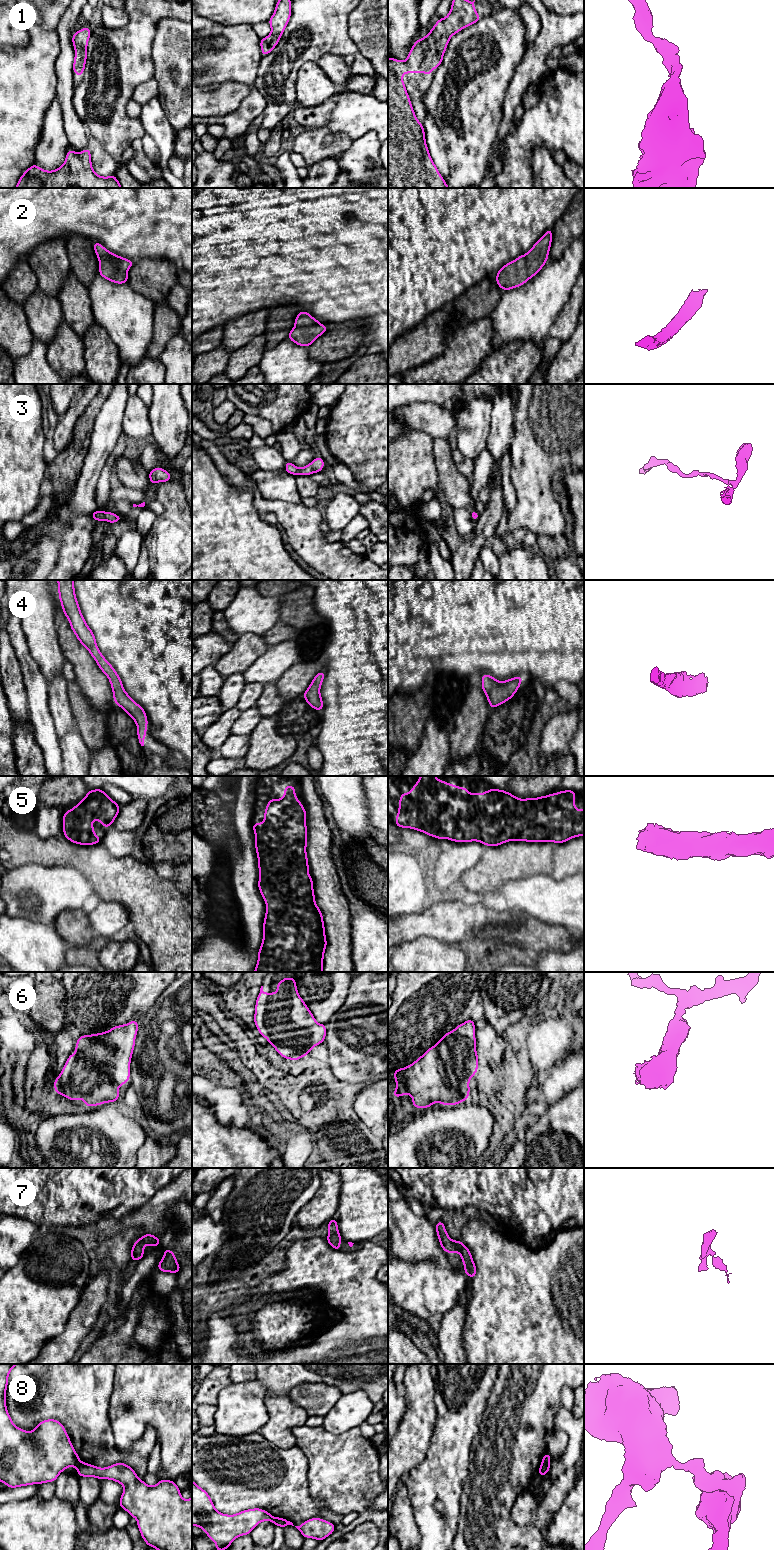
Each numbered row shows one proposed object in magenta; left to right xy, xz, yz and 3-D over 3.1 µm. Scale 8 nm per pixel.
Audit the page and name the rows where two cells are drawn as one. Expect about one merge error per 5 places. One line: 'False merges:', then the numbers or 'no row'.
False merges: 8

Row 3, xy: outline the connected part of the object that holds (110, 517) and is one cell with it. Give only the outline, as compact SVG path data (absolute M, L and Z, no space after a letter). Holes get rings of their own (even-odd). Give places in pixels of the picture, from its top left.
M97 510L97 511L93 512L91 514L91 517L98 522L102 521L102 520L106 520L110 524L123 520L123 518L121 516L118 516L112 512L104 512L102 510Z

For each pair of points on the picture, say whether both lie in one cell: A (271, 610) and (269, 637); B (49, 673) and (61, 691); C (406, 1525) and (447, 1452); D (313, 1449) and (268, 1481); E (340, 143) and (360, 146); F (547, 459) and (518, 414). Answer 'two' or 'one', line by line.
A: two
B: two
C: two
D: two
E: two
F: one

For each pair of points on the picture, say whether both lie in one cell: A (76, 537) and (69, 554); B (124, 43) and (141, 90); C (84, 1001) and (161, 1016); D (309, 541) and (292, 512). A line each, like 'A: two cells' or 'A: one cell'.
A: one cell
B: two cells
C: two cells
D: one cell

